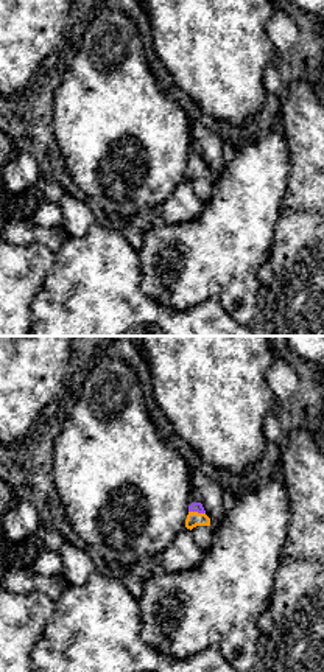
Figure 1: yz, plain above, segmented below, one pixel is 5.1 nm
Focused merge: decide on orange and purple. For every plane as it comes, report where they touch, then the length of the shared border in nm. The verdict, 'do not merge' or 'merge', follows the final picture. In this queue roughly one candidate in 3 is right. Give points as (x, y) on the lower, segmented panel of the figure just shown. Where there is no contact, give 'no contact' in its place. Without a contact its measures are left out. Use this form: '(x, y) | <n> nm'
(197, 512) | 90 nm

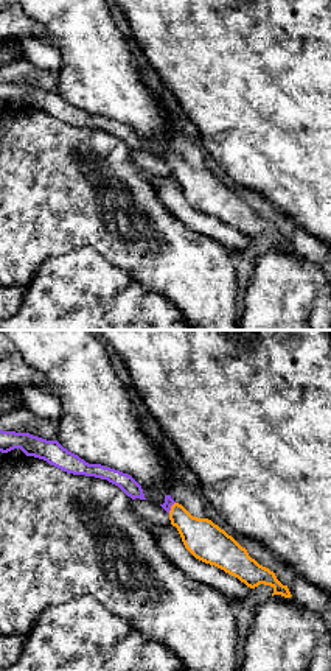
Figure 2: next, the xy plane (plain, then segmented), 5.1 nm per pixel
(171, 508) | 70 nm

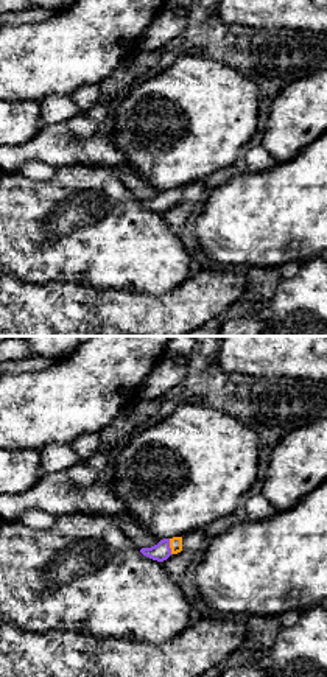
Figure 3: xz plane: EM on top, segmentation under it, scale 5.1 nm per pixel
(170, 547) | 80 nm

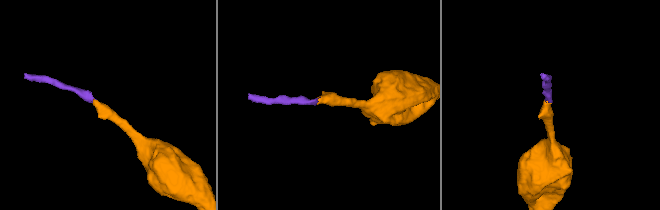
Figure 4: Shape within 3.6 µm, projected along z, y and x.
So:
merge

